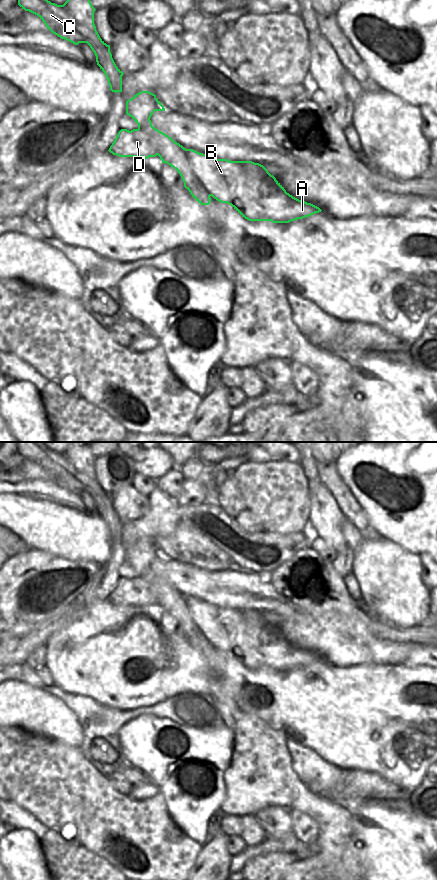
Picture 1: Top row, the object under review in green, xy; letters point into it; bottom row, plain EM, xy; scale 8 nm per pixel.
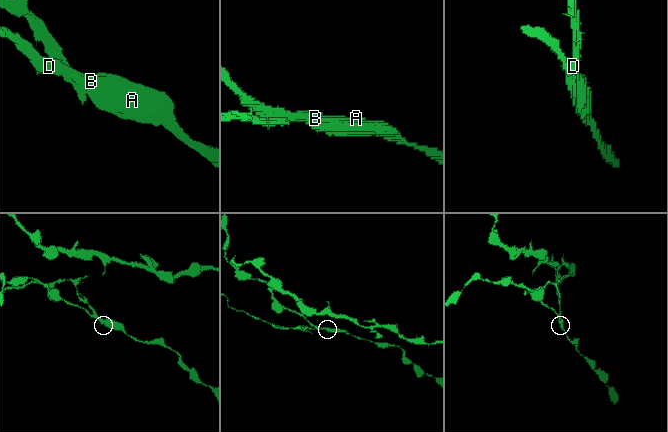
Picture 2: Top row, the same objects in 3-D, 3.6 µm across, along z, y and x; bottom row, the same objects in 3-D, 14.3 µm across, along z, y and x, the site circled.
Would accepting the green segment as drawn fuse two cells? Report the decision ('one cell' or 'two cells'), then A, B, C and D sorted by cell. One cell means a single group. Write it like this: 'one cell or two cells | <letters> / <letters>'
two cells | A B D / C

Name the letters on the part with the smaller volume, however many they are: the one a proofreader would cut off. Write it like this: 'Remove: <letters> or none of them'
Remove: C

